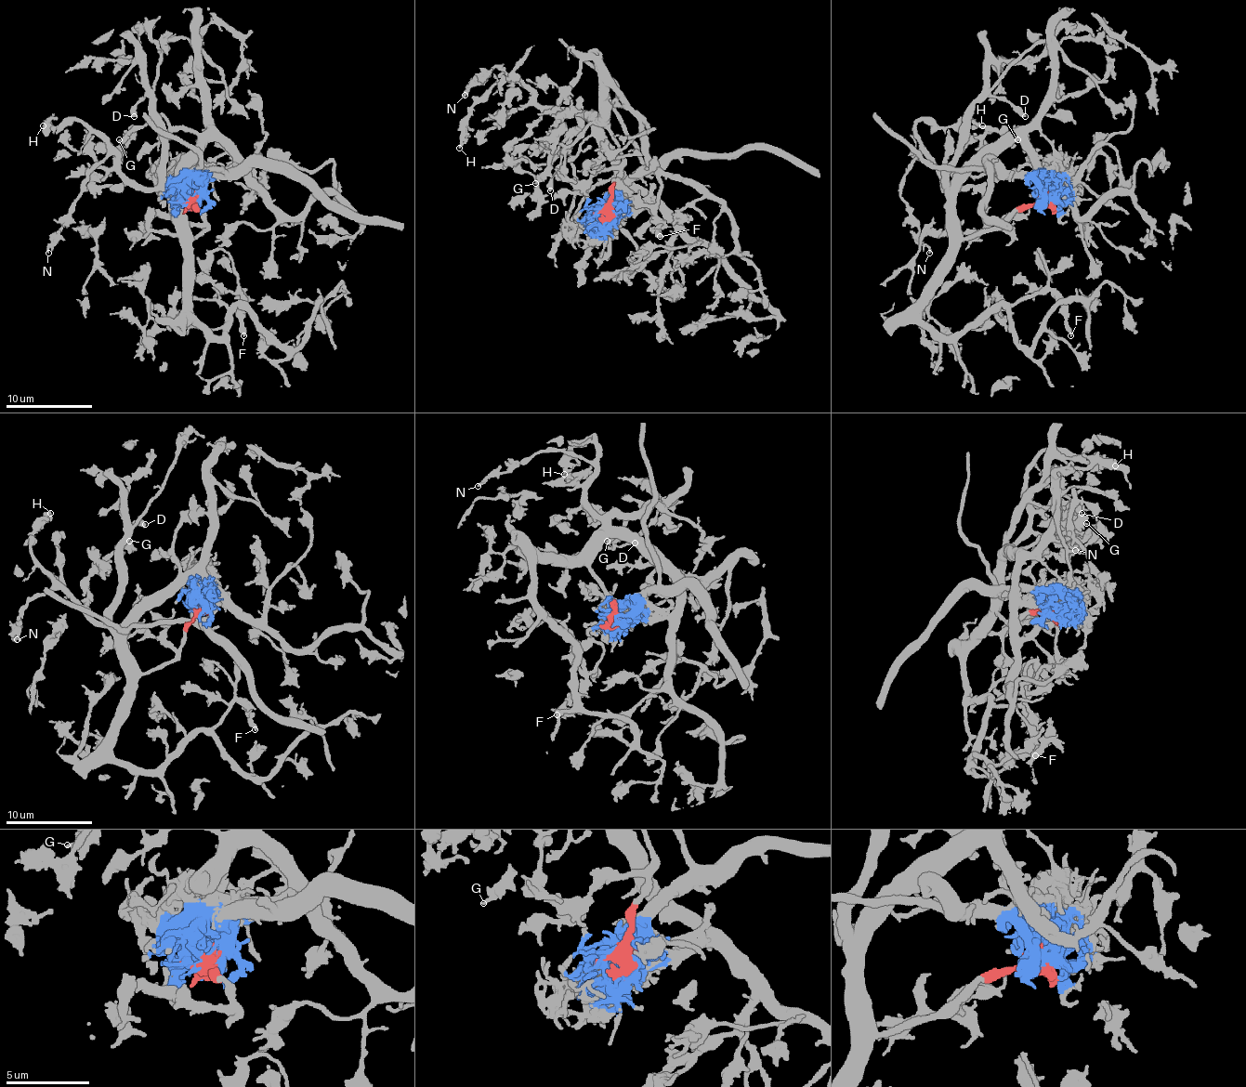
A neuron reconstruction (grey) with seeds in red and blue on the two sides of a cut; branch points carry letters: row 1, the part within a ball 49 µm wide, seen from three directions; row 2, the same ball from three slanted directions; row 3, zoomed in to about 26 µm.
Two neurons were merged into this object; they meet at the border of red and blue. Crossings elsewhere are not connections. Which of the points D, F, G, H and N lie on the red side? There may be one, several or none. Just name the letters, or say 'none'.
D, F, G, H, N

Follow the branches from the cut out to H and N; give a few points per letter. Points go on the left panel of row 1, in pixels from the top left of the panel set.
H: (191, 199), (204, 229), (194, 238), (183, 212), (162, 190), (126, 177), (116, 153), (79, 121), (42, 125)
N: (191, 199), (204, 229), (194, 238), (170, 199), (162, 190), (139, 188), (110, 153), (87, 175), (48, 253)

